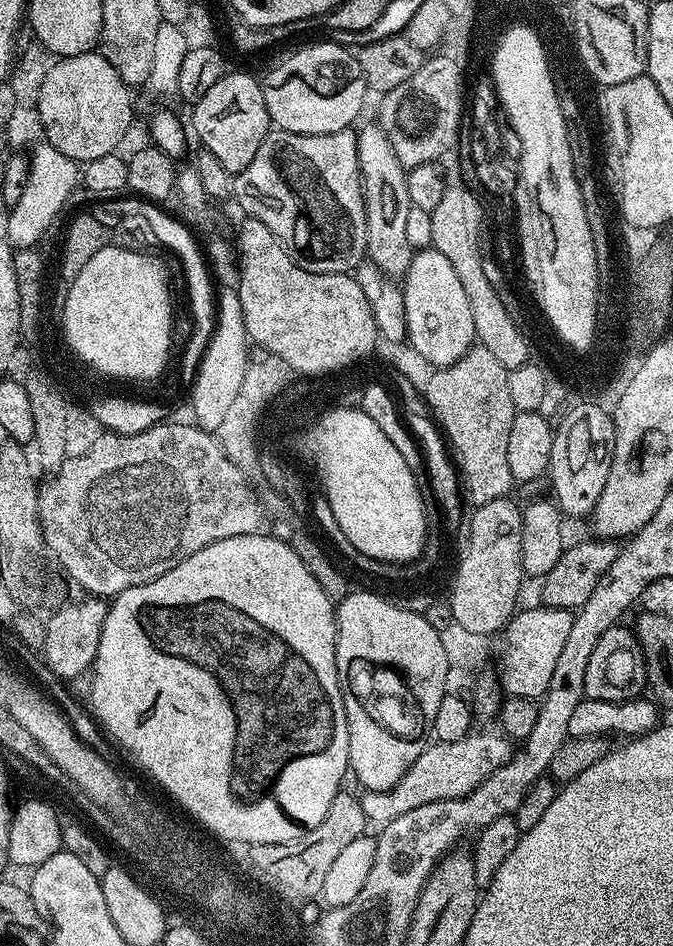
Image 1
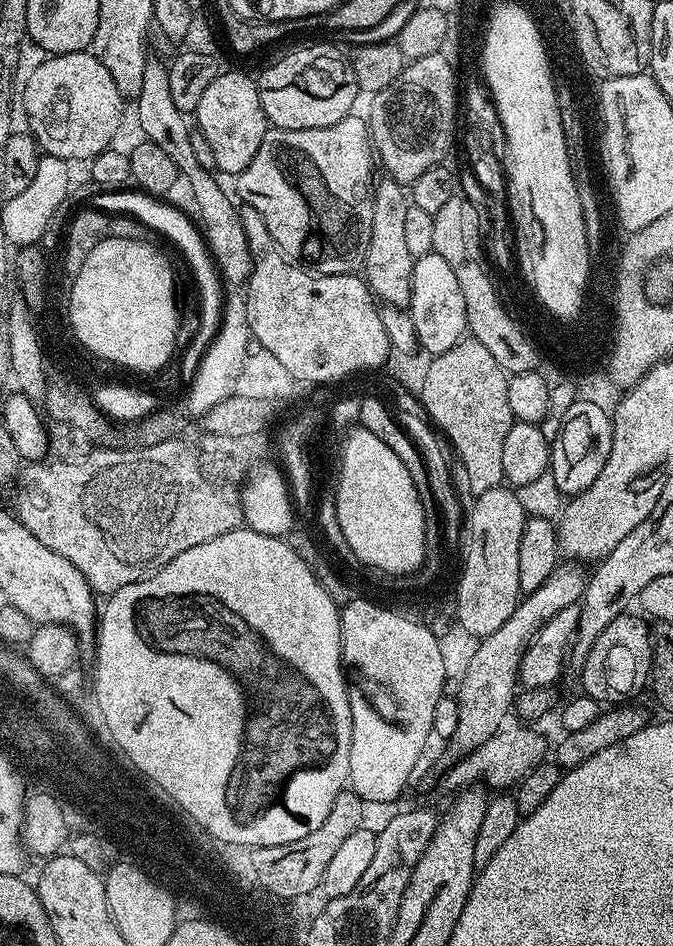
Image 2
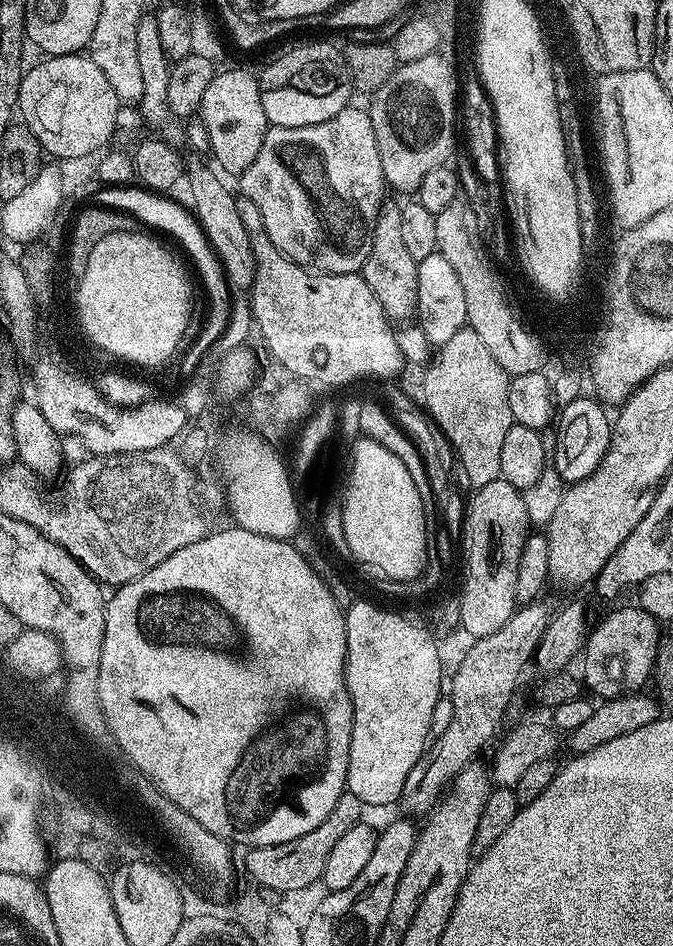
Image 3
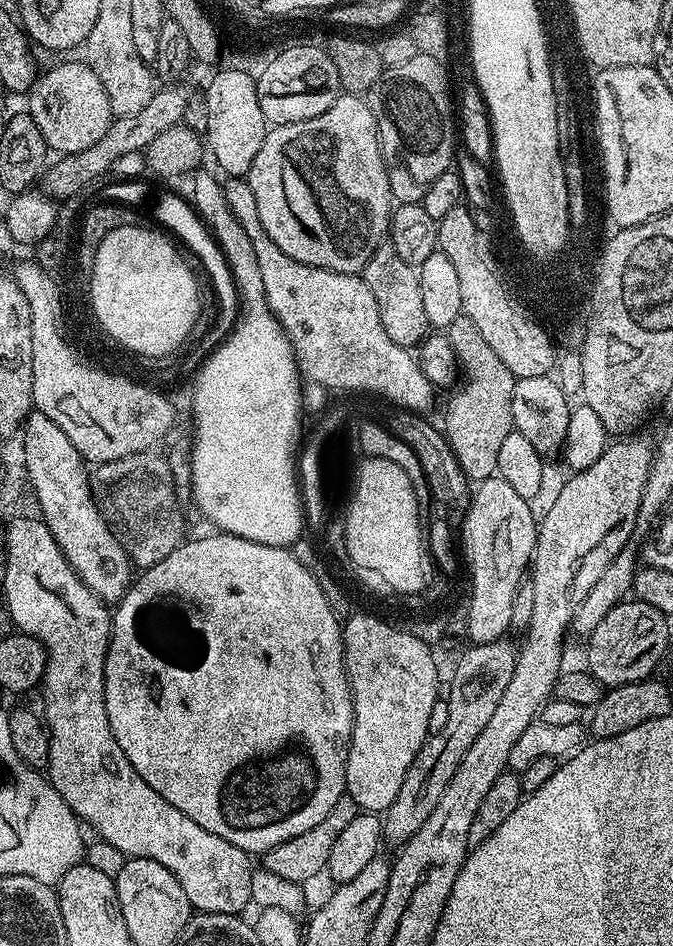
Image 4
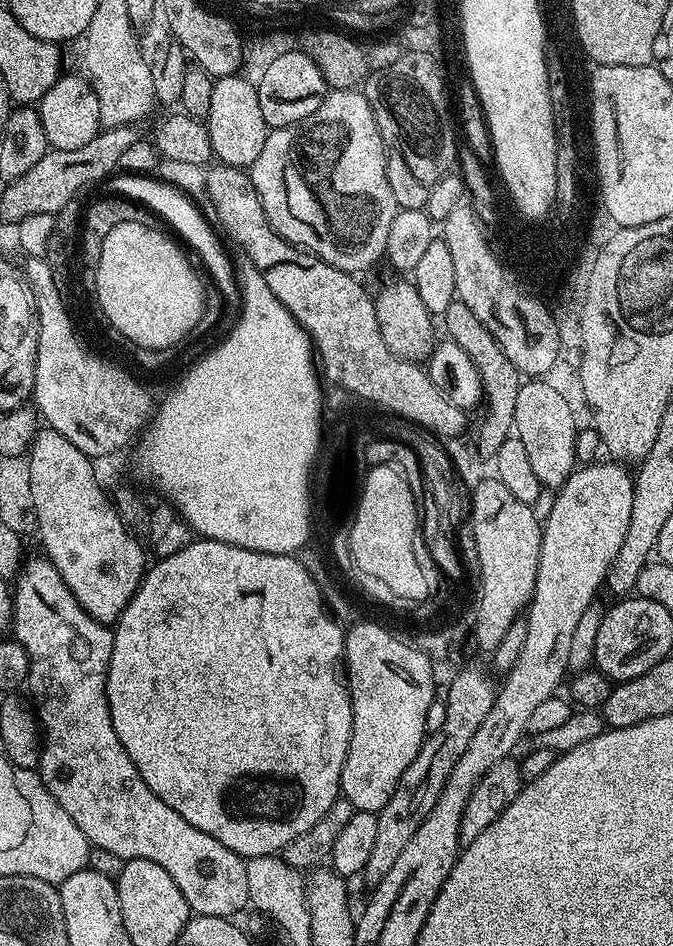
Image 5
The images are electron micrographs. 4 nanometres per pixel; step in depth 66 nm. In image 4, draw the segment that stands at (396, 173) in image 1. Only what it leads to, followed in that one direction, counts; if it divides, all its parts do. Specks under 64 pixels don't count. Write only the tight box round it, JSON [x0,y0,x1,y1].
[362,242,430,350]

